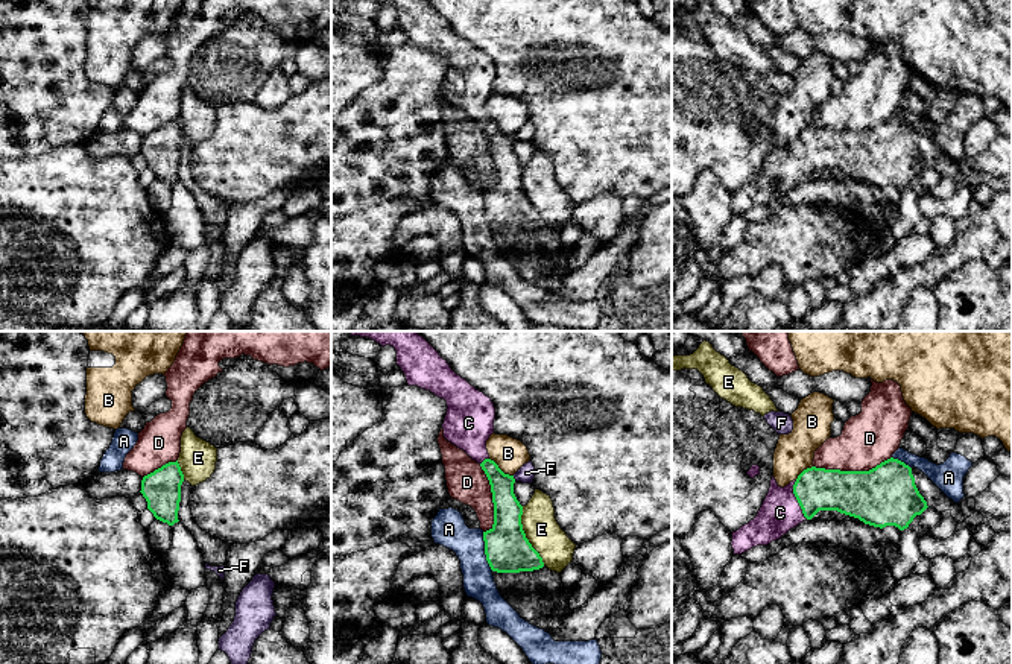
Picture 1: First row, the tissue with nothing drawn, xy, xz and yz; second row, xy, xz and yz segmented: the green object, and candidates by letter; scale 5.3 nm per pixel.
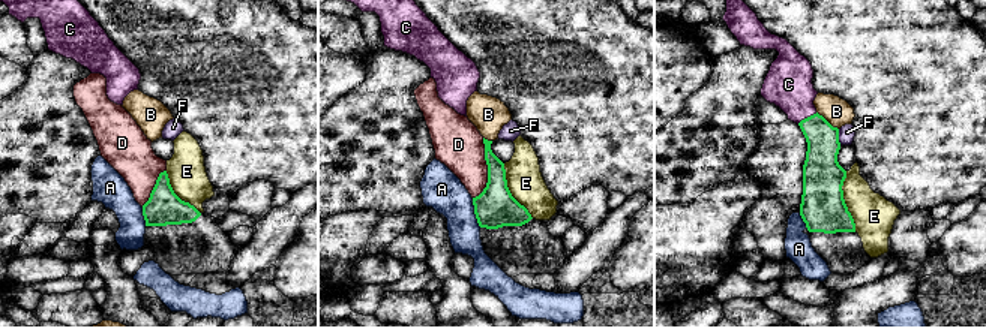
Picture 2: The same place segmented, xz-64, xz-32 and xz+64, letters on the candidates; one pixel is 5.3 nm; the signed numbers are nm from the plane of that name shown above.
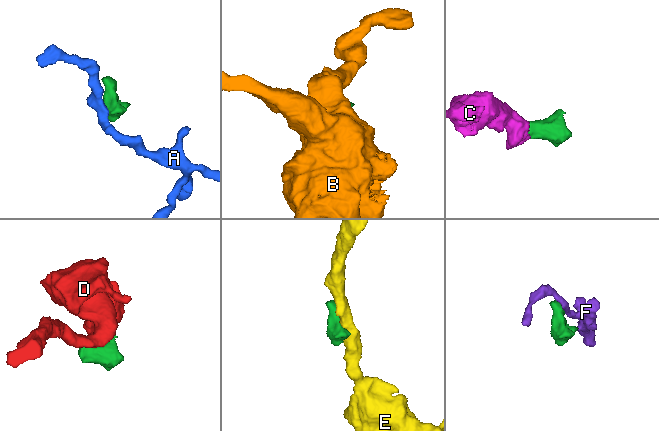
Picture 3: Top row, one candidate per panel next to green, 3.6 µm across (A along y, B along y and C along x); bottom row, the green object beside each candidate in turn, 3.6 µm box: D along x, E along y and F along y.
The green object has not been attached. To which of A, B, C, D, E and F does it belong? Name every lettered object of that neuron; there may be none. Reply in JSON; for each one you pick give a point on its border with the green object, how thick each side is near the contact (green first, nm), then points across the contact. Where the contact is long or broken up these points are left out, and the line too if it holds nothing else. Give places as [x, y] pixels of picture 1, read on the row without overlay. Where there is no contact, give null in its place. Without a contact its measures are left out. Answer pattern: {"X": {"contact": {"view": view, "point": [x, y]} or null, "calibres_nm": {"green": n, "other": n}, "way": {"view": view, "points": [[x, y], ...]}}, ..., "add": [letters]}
{"C": {"contact": {"view": "yz", "point": [796, 158]}, "calibres_nm": {"green": 220, "other": 200}, "way": {"view": "yz", "points": [[816, 149], [796, 158], [780, 172]]}}, "add": ["C"]}

